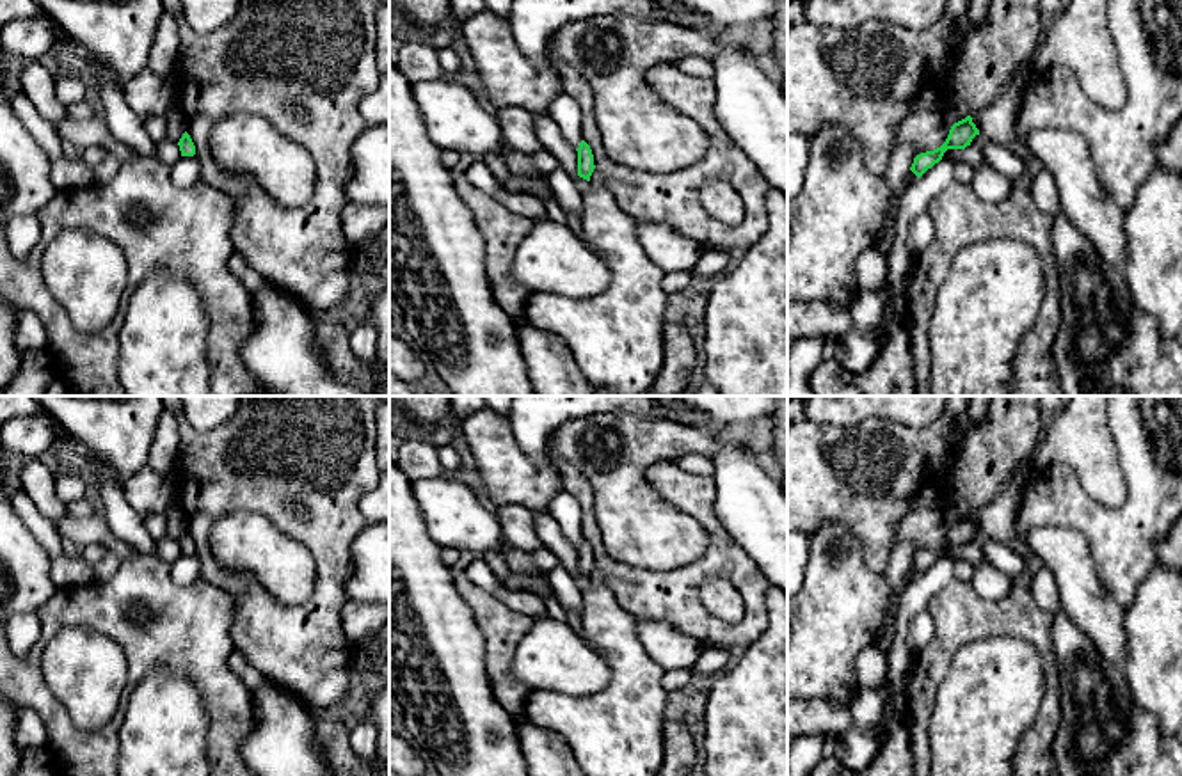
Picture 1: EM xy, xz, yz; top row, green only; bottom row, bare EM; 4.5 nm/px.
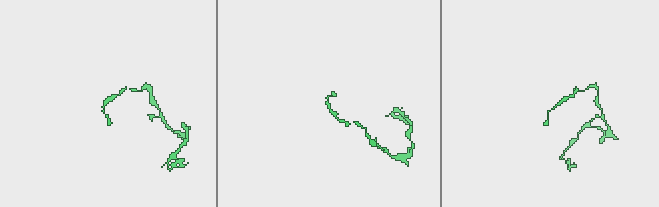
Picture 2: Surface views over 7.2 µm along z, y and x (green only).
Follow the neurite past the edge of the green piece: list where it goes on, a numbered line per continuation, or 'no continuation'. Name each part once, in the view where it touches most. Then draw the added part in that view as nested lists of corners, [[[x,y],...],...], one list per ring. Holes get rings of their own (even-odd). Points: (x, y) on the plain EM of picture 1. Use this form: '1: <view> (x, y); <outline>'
no continuation

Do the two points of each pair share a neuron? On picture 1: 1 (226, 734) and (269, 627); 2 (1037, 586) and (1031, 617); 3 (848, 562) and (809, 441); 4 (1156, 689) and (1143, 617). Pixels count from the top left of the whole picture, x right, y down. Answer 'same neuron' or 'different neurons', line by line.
1: different neurons
2: different neurons
3: different neurons
4: same neuron

